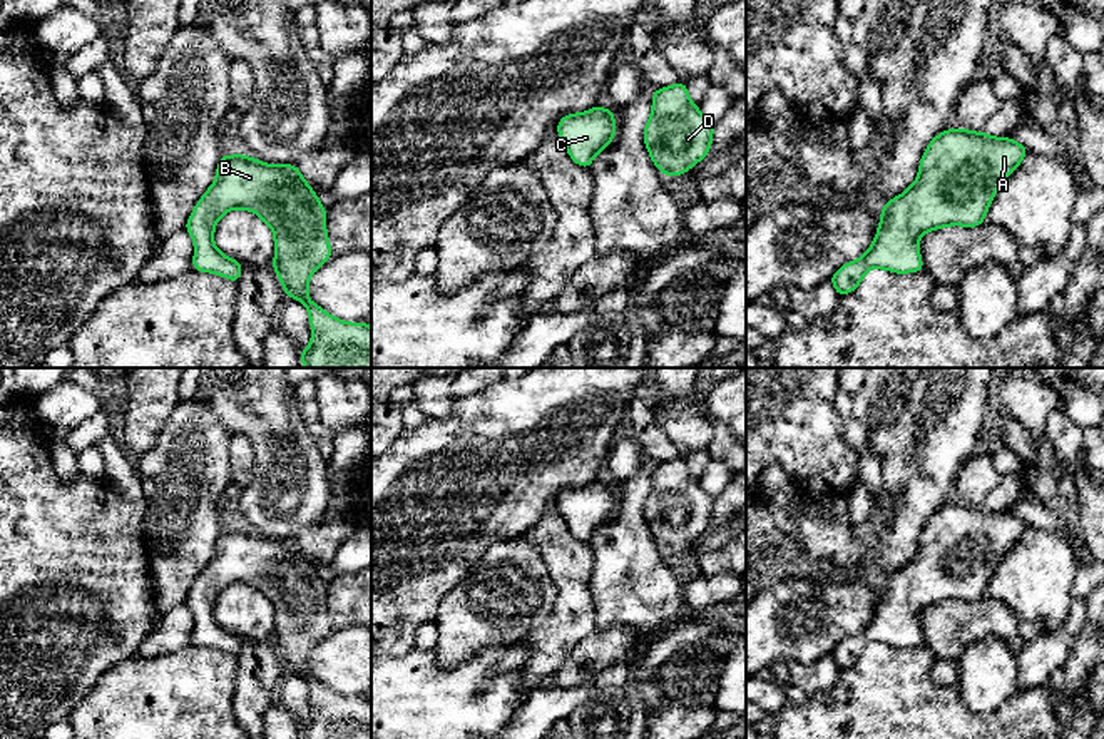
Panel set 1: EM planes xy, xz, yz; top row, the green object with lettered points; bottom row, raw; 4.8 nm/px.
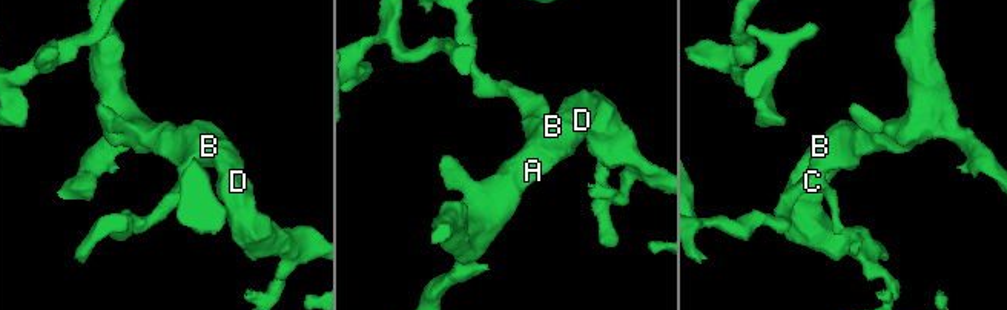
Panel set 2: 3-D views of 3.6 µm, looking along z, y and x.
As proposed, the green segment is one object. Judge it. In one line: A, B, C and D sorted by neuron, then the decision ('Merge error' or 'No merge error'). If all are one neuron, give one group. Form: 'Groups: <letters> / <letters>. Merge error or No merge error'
Groups: A B C D. No merge error

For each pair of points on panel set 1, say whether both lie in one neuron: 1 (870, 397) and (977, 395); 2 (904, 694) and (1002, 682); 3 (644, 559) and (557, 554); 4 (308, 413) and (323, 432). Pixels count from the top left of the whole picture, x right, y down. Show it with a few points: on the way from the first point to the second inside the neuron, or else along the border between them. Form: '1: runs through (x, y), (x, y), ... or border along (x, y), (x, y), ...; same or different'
1: border along (914, 385), (907, 407), (885, 428); different
2: border along (955, 682), (962, 699), (974, 711), (991, 711); different
3: border along (587, 544), (592, 552), (591, 594); different
4: runs through (311, 418), (318, 427); same

